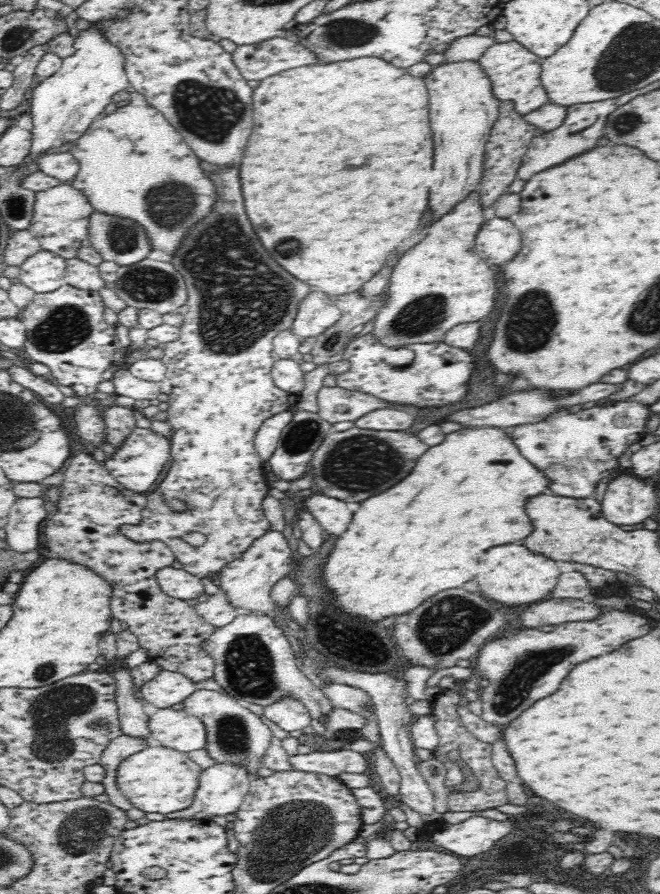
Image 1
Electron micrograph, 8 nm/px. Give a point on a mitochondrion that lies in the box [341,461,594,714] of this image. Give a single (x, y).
(446, 626)

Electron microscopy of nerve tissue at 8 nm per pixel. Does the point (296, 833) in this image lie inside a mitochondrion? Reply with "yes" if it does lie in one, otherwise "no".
yes

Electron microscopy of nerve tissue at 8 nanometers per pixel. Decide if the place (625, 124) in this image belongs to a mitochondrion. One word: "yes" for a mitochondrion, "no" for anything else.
yes

